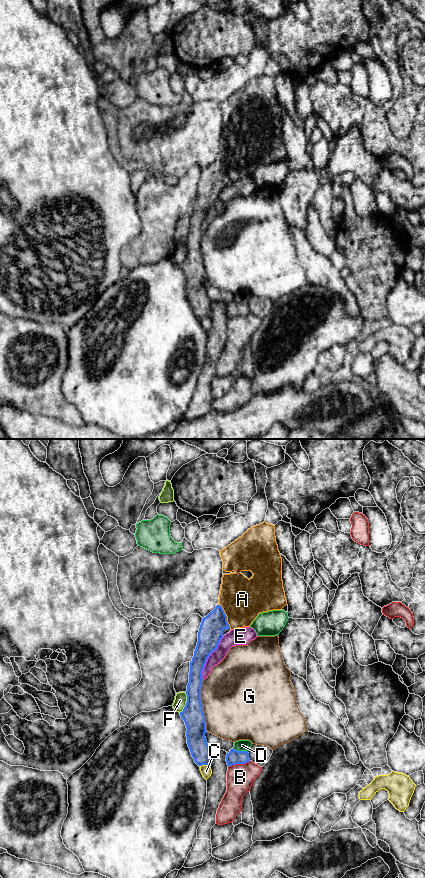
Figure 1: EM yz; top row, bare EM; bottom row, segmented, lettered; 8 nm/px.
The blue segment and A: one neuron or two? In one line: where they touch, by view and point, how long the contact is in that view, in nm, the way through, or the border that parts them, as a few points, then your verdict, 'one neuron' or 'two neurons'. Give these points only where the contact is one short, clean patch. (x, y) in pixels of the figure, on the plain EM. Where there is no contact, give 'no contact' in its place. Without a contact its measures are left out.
meets blue in yz at (226, 168); contact 220 nm long; runs through yz (210, 185), (226, 168), (242, 151); one neuron

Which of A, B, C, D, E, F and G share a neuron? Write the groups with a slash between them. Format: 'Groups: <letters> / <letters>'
Groups: A / B / C / D / E / F / G

